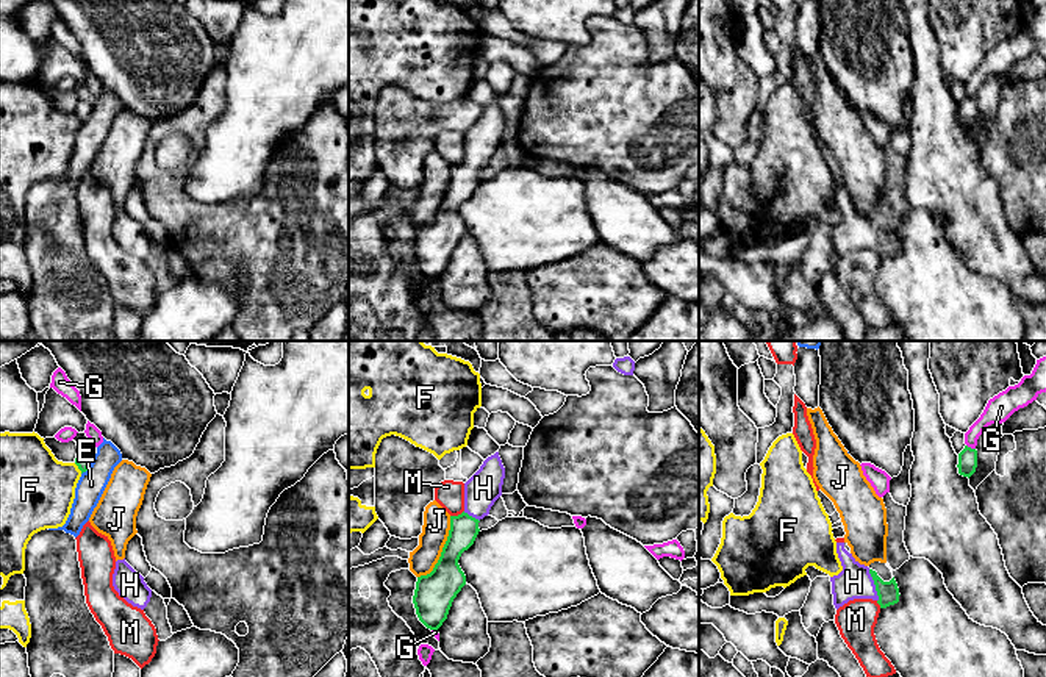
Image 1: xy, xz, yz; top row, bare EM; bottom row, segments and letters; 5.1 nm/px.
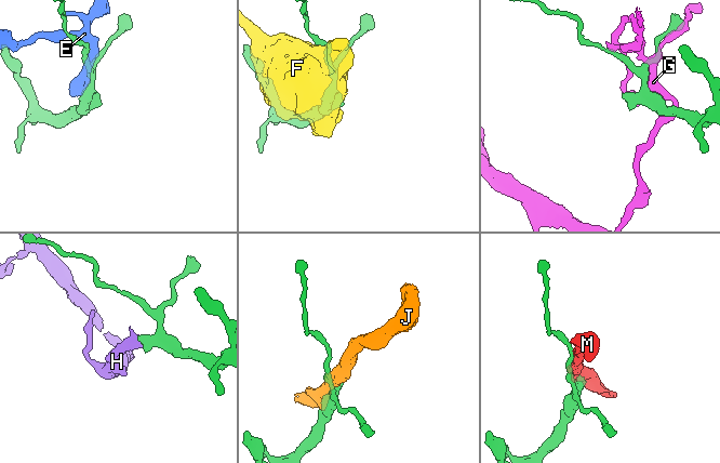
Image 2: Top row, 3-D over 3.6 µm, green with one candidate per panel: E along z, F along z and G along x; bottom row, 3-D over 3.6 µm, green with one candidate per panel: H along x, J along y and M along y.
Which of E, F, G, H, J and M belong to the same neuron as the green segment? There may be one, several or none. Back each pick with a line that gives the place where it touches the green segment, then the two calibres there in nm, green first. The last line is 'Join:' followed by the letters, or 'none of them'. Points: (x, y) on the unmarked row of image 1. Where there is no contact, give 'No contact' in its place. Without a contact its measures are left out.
H: Touches green at yz (874, 233). Thickness 110 nm (green) against 180 nm
Join: H

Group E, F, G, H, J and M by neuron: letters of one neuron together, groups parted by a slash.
E / F / G / H / J / M

